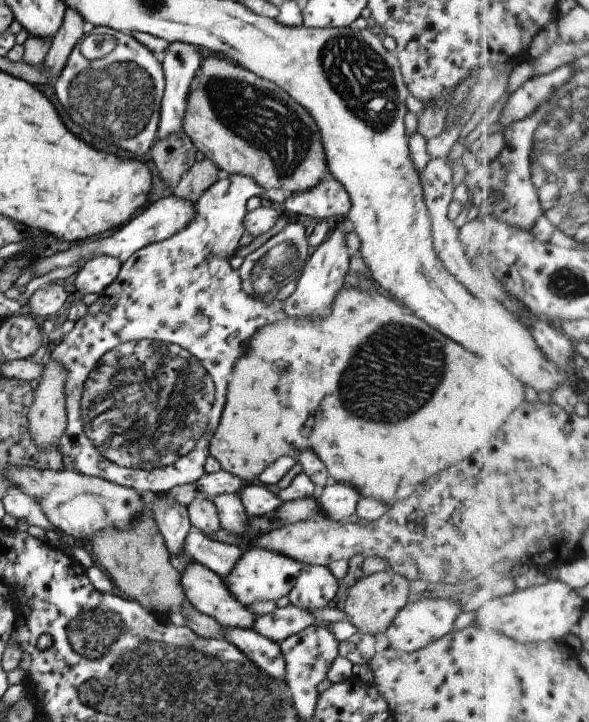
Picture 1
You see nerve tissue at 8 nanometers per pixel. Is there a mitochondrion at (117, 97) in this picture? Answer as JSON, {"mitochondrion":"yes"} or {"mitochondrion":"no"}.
{"mitochondrion":"yes"}

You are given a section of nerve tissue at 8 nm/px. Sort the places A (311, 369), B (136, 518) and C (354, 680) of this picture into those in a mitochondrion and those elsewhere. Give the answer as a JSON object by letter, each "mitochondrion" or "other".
{"A":"mitochondrion","B":"other","C":"other"}

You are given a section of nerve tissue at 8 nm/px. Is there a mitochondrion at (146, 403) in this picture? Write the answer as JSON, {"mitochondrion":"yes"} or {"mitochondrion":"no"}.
{"mitochondrion":"yes"}

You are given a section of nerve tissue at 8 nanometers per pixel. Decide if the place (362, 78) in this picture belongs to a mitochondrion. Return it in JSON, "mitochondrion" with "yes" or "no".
{"mitochondrion":"yes"}

